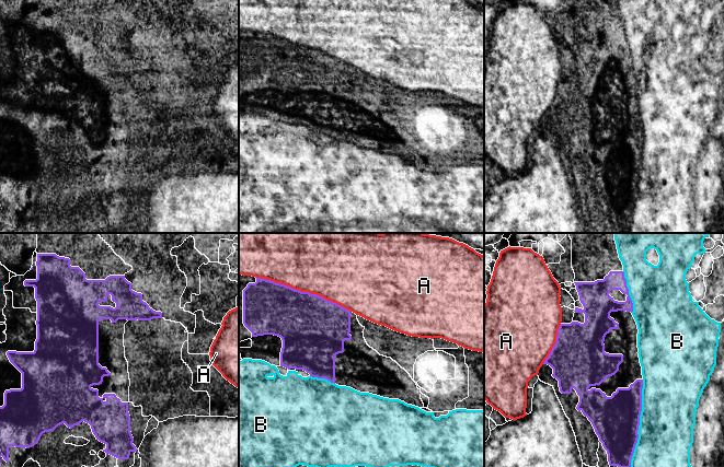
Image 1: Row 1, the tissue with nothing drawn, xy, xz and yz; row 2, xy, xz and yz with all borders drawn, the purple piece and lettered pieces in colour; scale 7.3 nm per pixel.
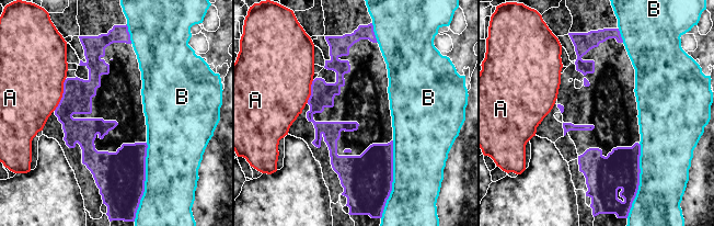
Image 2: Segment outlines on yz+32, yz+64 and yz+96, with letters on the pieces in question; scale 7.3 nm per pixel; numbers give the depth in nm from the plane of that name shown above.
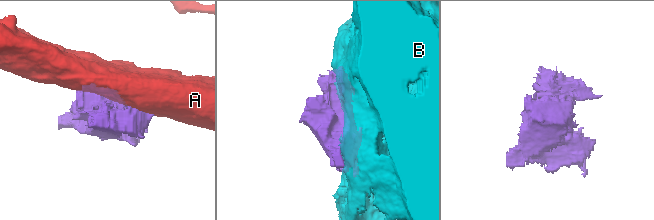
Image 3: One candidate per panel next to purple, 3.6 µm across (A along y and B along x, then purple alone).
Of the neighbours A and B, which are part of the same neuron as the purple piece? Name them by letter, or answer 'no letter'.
no letter

